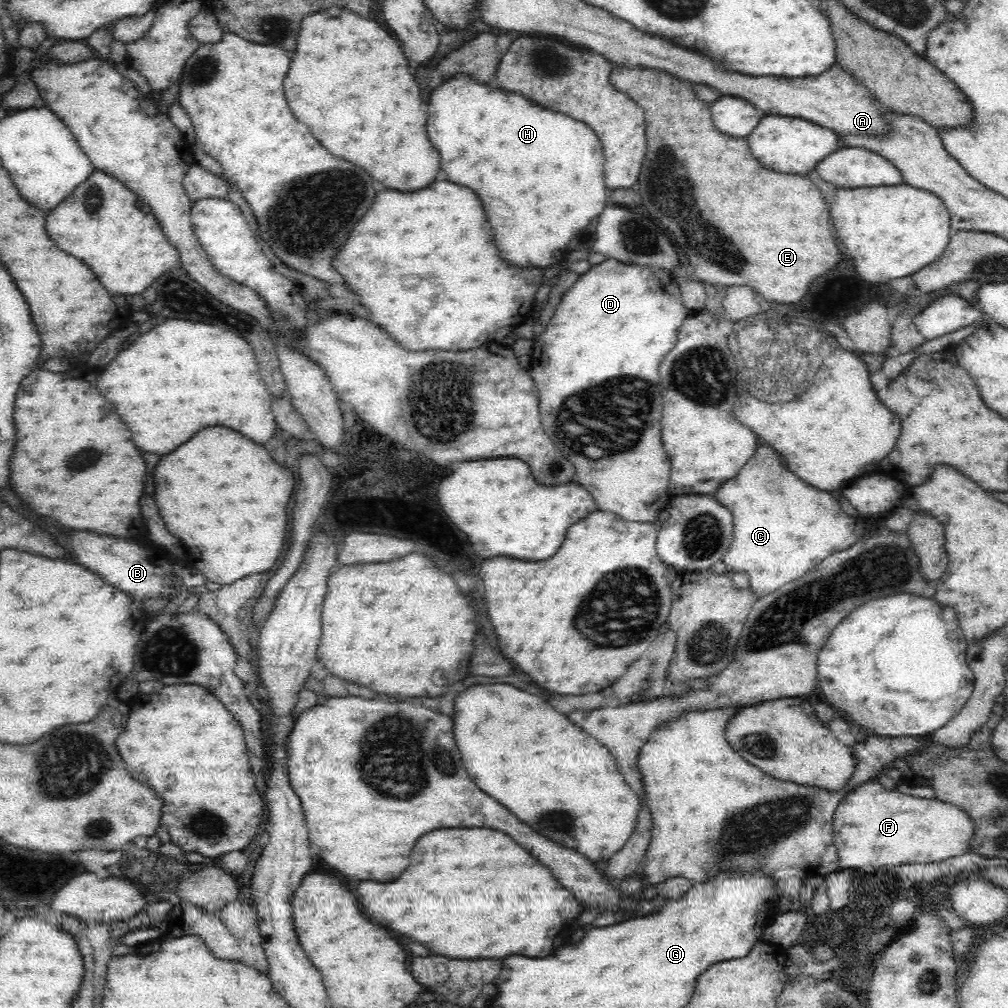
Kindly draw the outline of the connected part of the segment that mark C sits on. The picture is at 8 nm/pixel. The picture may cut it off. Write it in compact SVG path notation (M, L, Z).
M760 443L754 456L742 467L742 470L715 492L715 499L730 510L734 519L733 541L721 560L726 566L726 574L732 575L735 572L748 574L750 590L758 598L778 590L786 582L792 582L792 580L804 576L806 570L816 568L830 554L850 548L854 542L858 542L860 538L864 537L864 532L869 528L866 519L862 519L864 520L862 522L860 516L850 518L828 492L822 492L822 490L802 482L786 468L772 447L766 448L766 444Z

